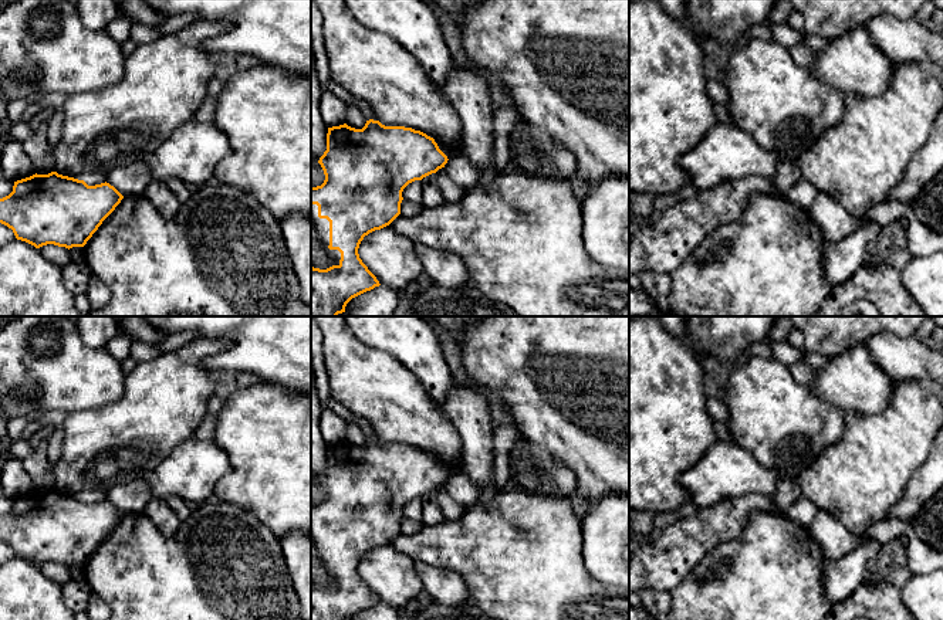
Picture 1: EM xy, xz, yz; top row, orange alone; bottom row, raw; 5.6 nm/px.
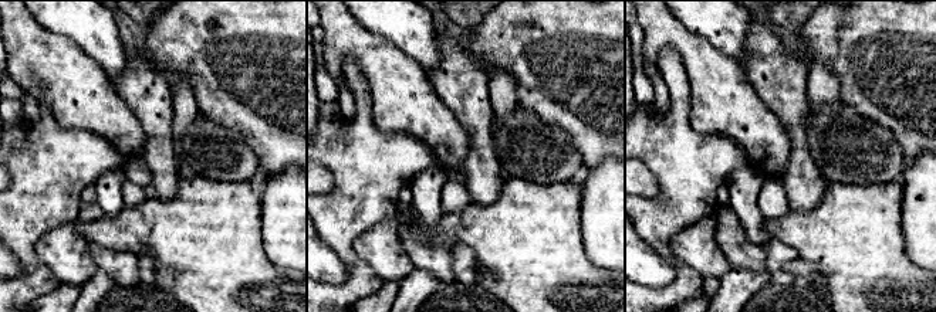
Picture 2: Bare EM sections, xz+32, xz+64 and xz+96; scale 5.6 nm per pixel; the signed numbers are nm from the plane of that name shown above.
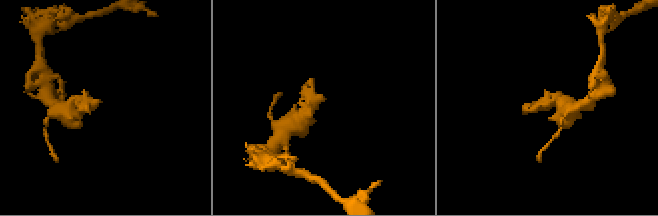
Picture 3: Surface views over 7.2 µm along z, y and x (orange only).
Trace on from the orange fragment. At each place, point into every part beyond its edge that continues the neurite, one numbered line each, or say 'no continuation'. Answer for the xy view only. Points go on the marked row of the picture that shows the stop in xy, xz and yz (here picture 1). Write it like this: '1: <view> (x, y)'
no continuation

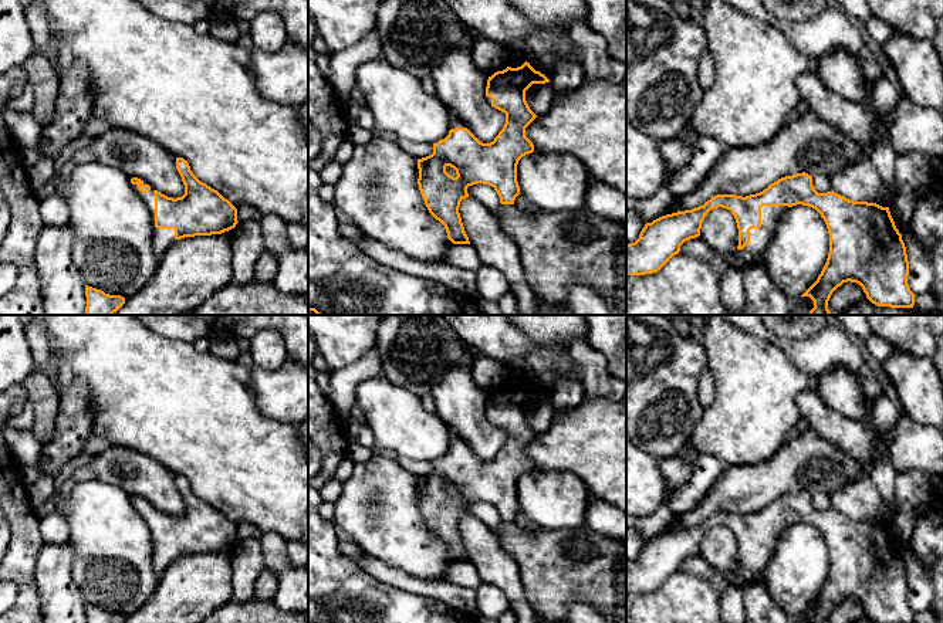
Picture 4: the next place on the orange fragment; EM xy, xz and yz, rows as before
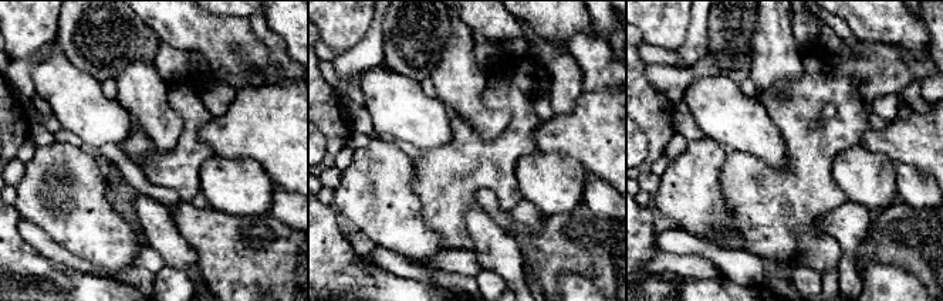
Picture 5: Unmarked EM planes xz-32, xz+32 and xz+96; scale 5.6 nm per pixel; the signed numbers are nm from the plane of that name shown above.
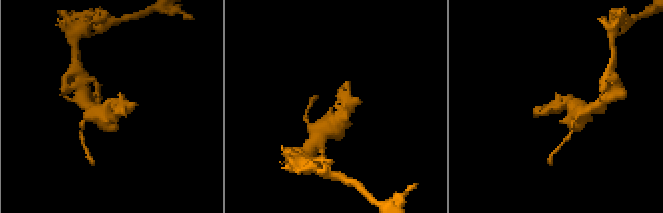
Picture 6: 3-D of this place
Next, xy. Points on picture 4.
1: xy (162, 239)

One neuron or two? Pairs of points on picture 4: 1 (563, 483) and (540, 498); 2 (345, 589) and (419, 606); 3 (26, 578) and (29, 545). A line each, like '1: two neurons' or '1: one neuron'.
1: one neuron
2: one neuron
3: one neuron

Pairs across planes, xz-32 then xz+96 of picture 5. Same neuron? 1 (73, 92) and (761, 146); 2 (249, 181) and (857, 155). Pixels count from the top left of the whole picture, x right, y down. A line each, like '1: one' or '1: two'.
1: one
2: one

